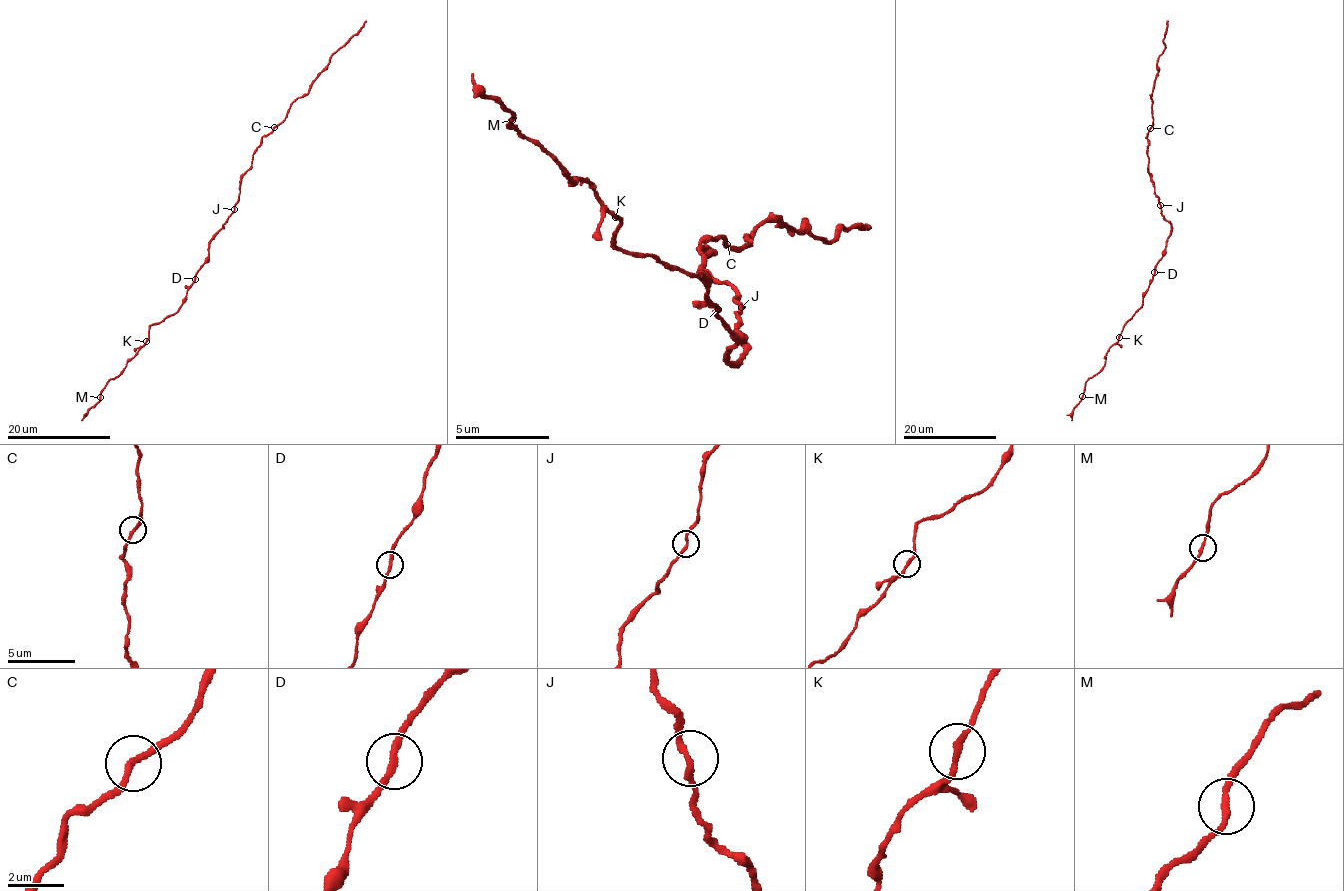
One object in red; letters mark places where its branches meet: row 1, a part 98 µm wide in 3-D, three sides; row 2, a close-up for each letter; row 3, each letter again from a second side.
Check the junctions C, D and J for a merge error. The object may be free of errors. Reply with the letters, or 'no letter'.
no letter

